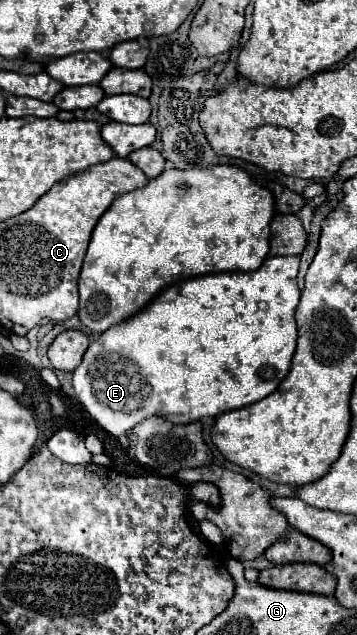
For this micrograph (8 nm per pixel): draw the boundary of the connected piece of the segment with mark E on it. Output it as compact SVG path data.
M268 257L254 273L212 273L212 275L192 277L188 281L172 283L170 287L160 291L160 295L156 295L142 311L138 311L138 315L130 315L130 319L116 323L114 327L100 333L90 343L88 351L82 357L82 363L72 373L72 383L76 389L78 401L86 407L86 411L98 421L98 425L102 429L106 429L110 435L118 437L152 415L164 417L166 421L172 421L172 423L192 423L202 417L216 417L220 413L240 409L240 407L252 405L252 403L268 397L270 393L274 393L278 389L278 385L288 375L292 355L296 349L298 331L296 331L296 321L294 321L294 309L300 299L300 289L296 283L298 263L300 263L300 257Z

